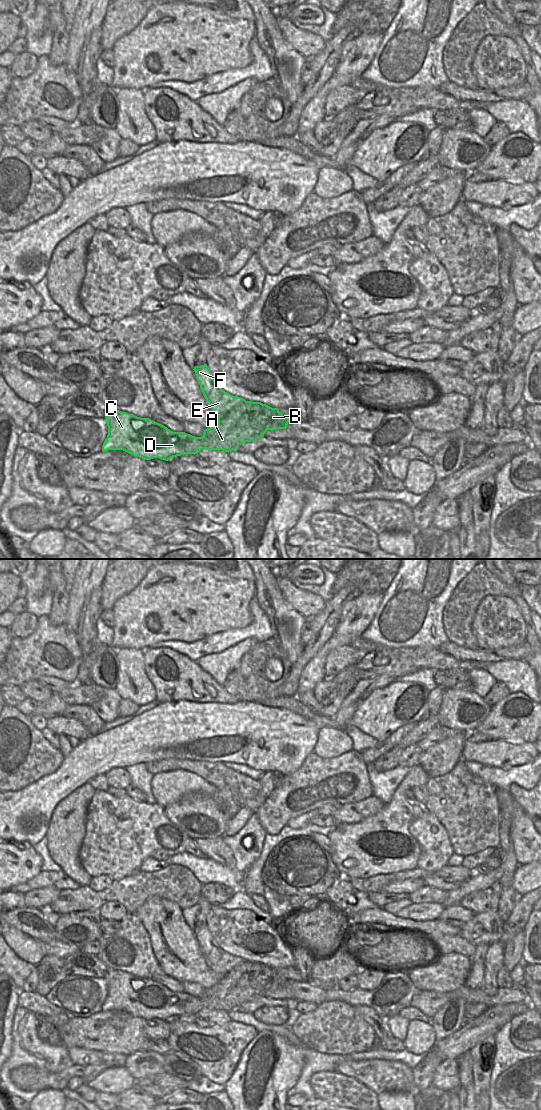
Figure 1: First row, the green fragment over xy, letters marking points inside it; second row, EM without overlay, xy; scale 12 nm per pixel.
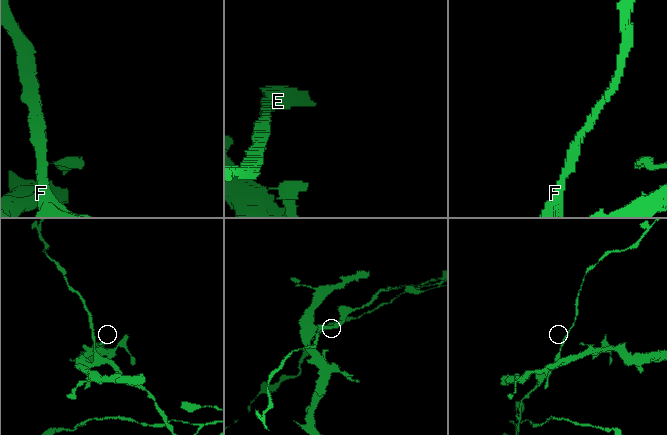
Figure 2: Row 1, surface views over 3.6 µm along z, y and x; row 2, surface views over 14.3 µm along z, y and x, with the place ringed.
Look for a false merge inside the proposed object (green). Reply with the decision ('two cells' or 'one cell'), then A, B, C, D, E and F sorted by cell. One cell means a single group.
two cells | A B C D / E F

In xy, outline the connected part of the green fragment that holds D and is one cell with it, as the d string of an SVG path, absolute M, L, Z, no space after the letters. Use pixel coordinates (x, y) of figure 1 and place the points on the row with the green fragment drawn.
M245 401L241 402L234 409L227 413L230 423L228 425L218 425L204 430L202 437L195 437L185 432L173 432L162 424L149 418L137 417L127 412L109 409L106 415L108 435L102 445L102 452L108 450L123 450L135 457L144 460L159 458L168 461L173 457L183 454L197 454L202 449L223 450L231 452L243 444L242 430L249 425L255 427L256 423L266 424L267 430L285 429L280 427L280 421L286 417L279 412L278 408L272 408L261 402Z

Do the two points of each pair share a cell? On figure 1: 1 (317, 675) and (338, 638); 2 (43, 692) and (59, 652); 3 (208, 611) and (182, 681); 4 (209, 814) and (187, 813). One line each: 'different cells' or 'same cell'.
1: same cell
2: different cells
3: different cells
4: same cell

